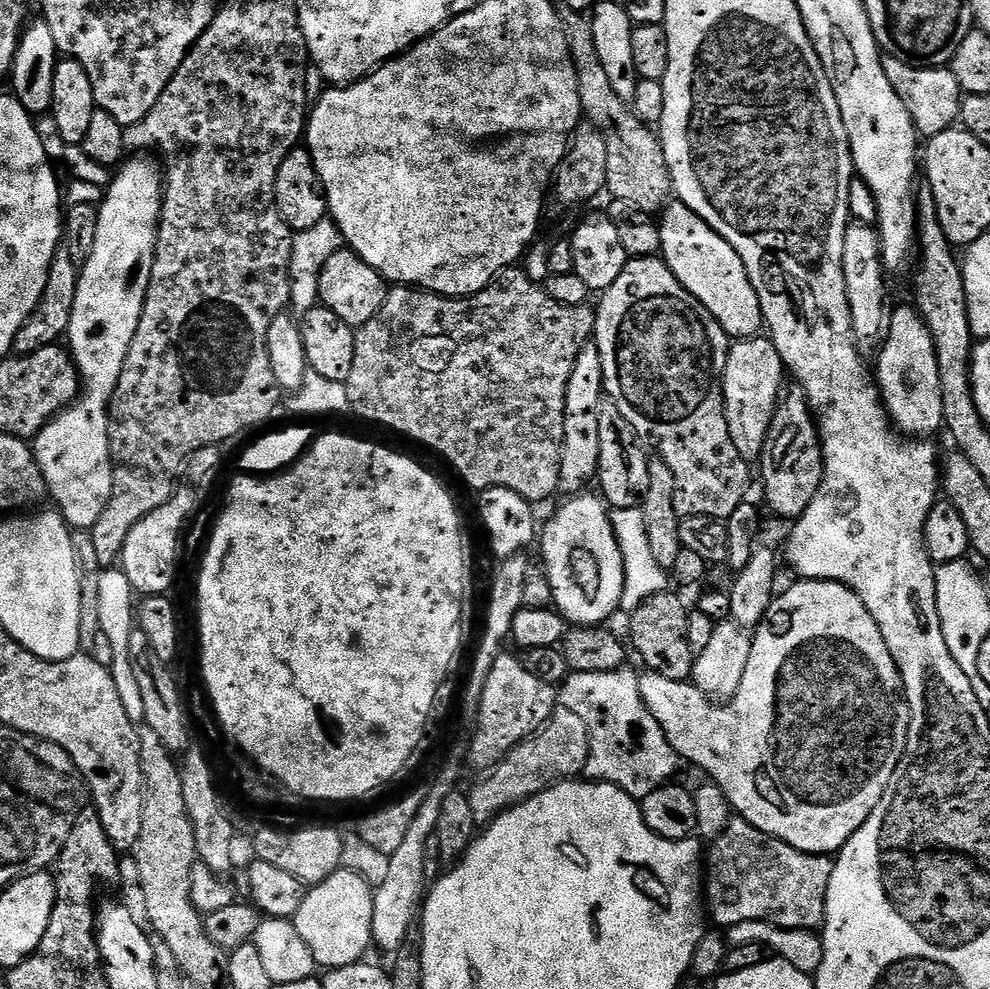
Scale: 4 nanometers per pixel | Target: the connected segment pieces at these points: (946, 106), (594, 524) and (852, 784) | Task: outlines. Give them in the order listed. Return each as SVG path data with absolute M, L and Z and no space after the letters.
M887 54L881 55L880 61L882 70L886 70L886 78L890 78L890 86L894 86L894 94L902 98L902 106L906 106L912 124L921 137L931 138L942 134L959 121L962 93L951 67L922 68Z
M576 494L568 500L552 516L548 525L543 525L538 536L538 548L544 555L542 567L550 578L552 603L555 611L564 617L572 626L600 626L612 616L612 611L620 608L620 599L624 589L624 563L622 550L616 541L612 529L610 509L599 495Z
M800 580L799 582L796 582L796 585L794 585L793 588L788 588L784 593L783 592L784 589L775 597L775 599L773 599L772 605L768 607L766 614L762 618L762 622L754 630L754 635L752 636L752 649L750 650L750 662L746 662L746 674L742 674L742 686L731 700L727 702L713 702L709 700L704 693L698 691L691 683L683 680L662 678L662 674L645 671L642 676L644 701L650 710L650 714L654 714L654 718L662 726L662 730L666 734L670 746L676 751L676 754L680 757L681 761L688 763L689 760L690 763L697 764L697 766L708 775L705 777L707 777L711 783L717 784L717 786L726 794L726 798L732 803L733 813L735 813L739 819L750 822L758 830L765 832L767 836L773 836L775 840L786 842L790 846L794 846L803 852L812 852L815 856L836 854L843 848L844 843L864 825L866 818L870 818L874 806L878 806L878 802L882 802L882 794L886 790L886 786L890 782L894 770L898 766L898 762L904 757L906 742L908 741L908 702L904 698L904 683L900 677L900 671L894 662L894 658L890 654L890 650L886 646L886 638L882 638L882 630L878 630L878 622L874 622L874 618L870 618L870 610L866 610L866 606L862 606L858 594L854 594L846 586L835 584L829 580Z

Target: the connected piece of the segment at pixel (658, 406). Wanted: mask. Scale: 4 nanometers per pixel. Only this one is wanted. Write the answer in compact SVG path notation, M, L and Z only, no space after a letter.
M637 256L629 259L622 274L618 274L614 286L599 293L598 300L600 300L600 305L595 305L594 308L596 313L594 343L601 354L602 374L604 375L603 391L606 393L607 399L612 400L614 406L618 406L618 410L622 410L622 418L626 418L626 422L630 422L630 426L634 426L634 430L641 438L645 441L653 440L656 443L658 456L664 460L674 476L674 486L676 487L674 510L677 511L678 516L681 518L709 516L715 520L727 521L728 516L734 514L734 510L738 510L740 504L745 503L747 496L744 495L748 492L748 468L750 468L749 461L744 460L742 454L738 454L738 450L734 446L734 438L730 438L730 426L726 422L726 414L724 413L724 371L730 347L728 333L712 317L710 310L706 310L706 306L702 306L702 302L698 302L698 298L694 298L694 294L690 294L680 285L678 278L668 269L663 259L656 256Z

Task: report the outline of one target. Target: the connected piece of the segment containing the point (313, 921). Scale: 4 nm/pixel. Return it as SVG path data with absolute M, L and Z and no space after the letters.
M343 870L330 874L321 884L309 887L294 918L302 942L310 946L321 969L341 968L357 963L356 948L369 947L373 889L358 874Z

